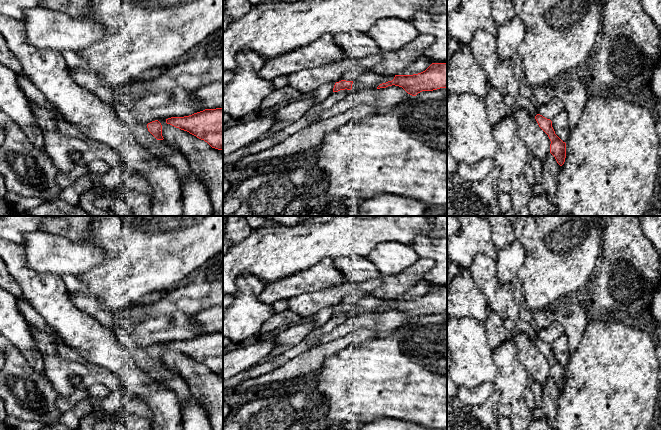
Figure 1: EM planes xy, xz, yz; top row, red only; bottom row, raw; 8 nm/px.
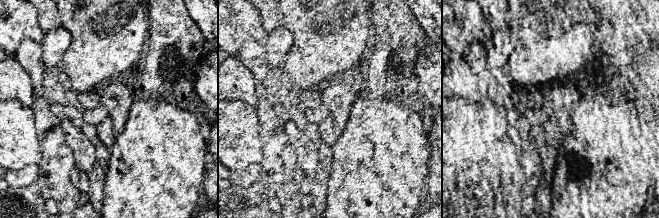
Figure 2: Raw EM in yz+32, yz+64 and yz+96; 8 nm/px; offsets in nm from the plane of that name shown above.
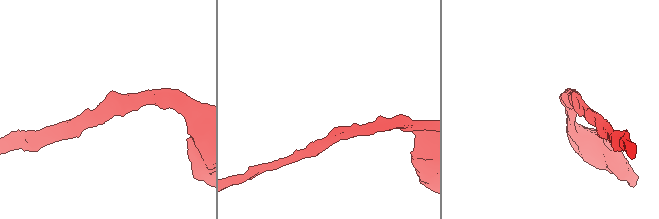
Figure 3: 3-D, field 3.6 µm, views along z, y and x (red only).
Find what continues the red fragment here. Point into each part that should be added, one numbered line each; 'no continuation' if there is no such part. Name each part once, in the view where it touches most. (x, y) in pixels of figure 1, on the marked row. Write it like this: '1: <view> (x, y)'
no continuation

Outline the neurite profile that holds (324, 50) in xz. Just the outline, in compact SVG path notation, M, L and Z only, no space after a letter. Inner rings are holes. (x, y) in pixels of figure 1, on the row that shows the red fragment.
M325 34L306 46L283 55L265 58L265 64L258 74L264 80L273 80L296 71L336 63L344 58L346 58L345 53L334 42L333 36Z

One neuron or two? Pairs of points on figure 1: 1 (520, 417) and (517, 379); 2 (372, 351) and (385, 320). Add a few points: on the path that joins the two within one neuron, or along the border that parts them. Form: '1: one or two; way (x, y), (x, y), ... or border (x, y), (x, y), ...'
1: one; way (513, 408), (512, 388)
2: two; border (403, 324), (382, 335)

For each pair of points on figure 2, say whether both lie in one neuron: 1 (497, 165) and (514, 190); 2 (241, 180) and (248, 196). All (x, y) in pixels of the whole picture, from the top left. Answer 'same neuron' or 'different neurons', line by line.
1: same neuron
2: different neurons

